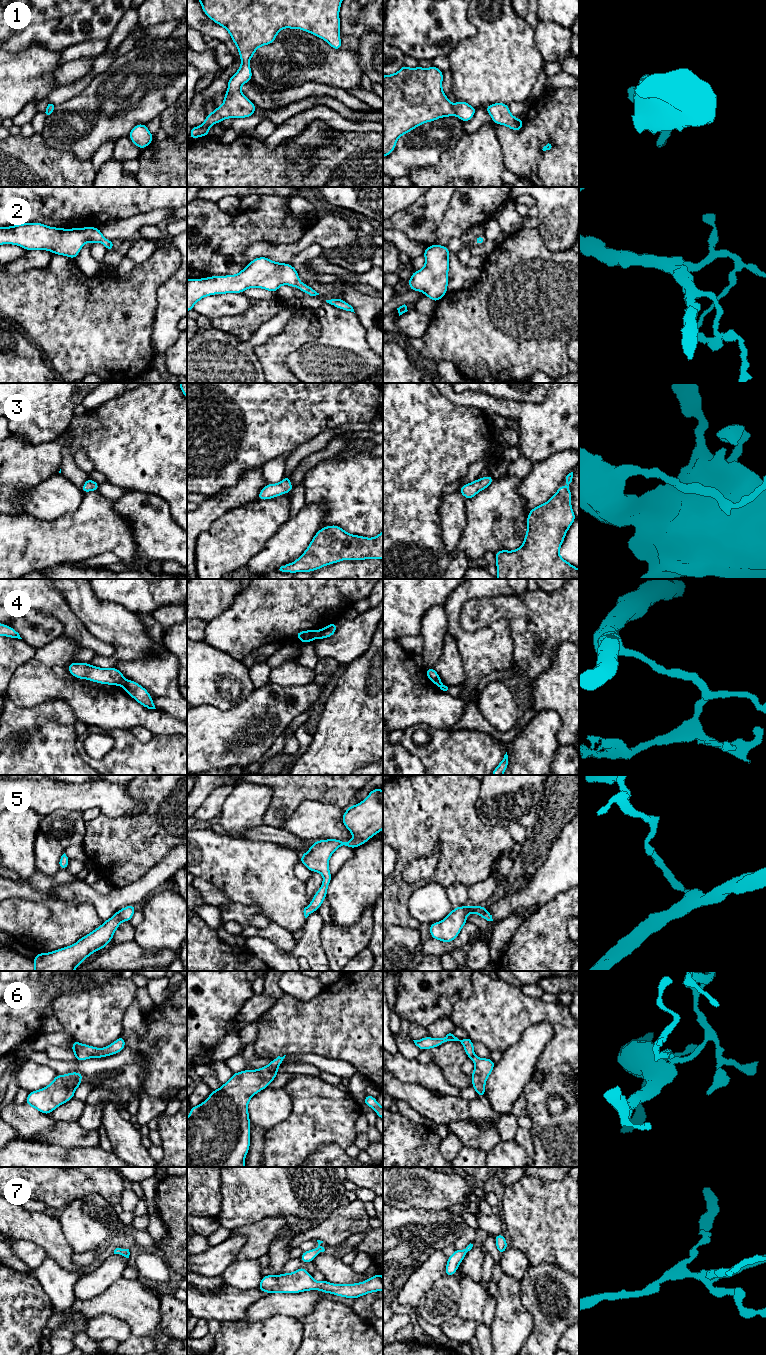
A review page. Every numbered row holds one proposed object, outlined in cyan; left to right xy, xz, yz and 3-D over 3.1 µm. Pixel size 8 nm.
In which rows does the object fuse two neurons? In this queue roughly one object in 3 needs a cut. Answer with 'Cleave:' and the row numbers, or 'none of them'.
Cleave: 4

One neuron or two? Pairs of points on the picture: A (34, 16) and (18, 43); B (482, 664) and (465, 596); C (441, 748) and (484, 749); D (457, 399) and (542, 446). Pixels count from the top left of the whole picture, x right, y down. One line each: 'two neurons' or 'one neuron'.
A: one neuron
B: one neuron
C: one neuron
D: one neuron

